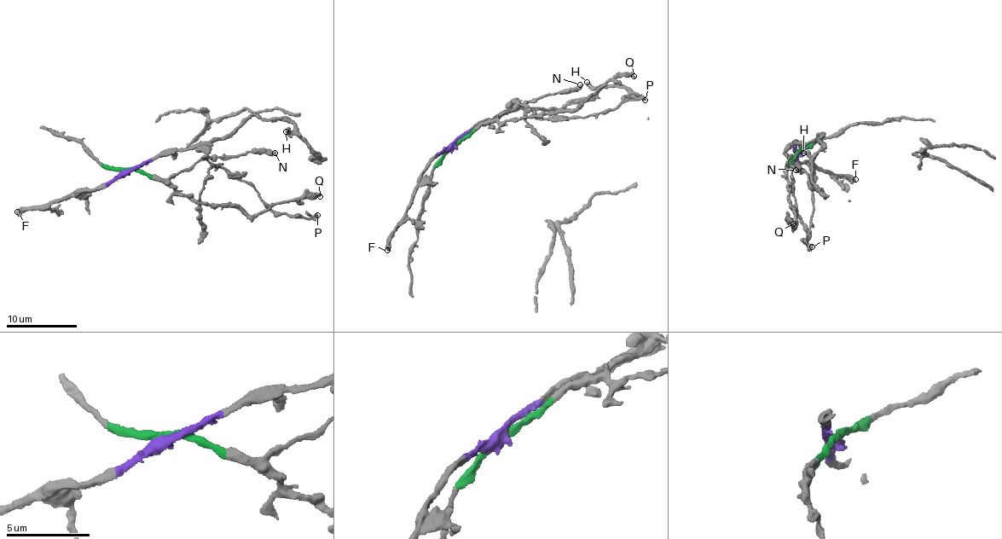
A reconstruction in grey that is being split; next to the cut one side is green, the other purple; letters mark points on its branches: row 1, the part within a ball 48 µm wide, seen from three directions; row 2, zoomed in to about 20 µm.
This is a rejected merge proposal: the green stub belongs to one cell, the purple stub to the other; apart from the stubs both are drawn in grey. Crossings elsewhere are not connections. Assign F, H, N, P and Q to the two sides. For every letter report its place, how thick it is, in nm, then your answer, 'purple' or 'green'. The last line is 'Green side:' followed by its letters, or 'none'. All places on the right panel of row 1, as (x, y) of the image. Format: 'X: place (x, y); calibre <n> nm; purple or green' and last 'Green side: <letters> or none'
F: place (855, 179); calibre 550 nm; purple
H: place (803, 153); calibre 440 nm; purple
N: place (796, 170); calibre 480 nm; green
P: place (812, 246); calibre 320 nm; purple
Q: place (793, 223); calibre 440 nm; green
Green side: N, Q

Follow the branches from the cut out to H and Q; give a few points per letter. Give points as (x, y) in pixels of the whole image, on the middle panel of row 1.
H: (453, 145), (474, 126), (496, 119), (512, 109), (562, 107), (571, 101), (587, 100), (597, 92), (586, 81)
Q: (453, 147), (490, 123), (516, 120), (524, 116), (576, 107), (609, 79), (634, 76)

